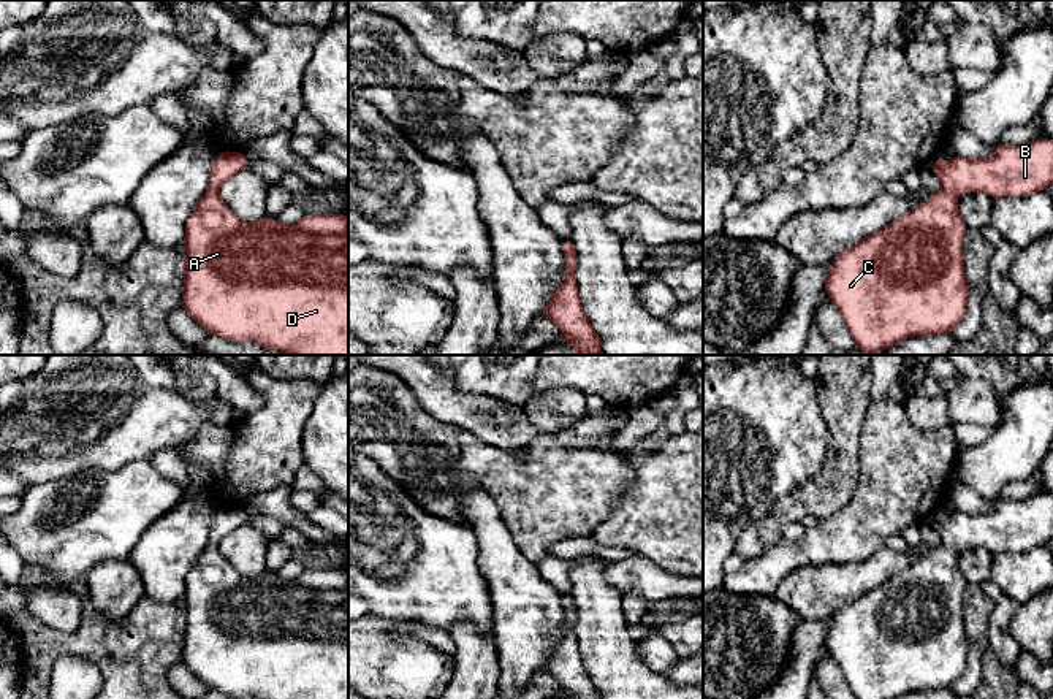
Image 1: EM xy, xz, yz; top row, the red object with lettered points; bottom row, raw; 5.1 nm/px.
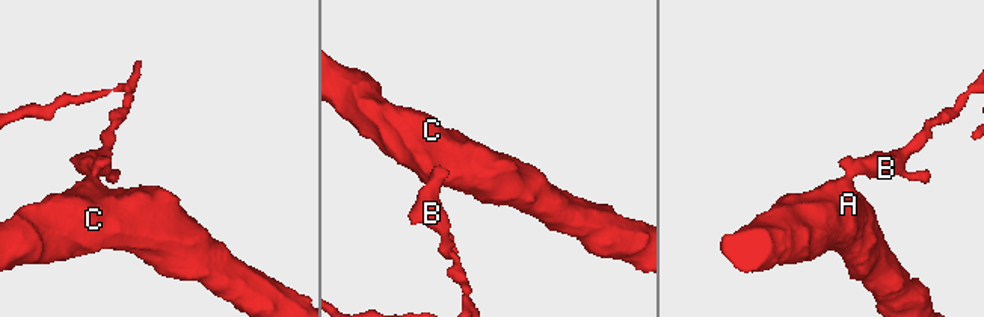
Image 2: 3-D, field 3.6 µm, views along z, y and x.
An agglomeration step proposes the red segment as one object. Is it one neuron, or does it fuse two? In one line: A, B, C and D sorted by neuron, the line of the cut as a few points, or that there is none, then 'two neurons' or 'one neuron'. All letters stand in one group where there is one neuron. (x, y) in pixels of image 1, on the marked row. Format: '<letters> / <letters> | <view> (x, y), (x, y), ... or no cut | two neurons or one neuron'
A B C D | no cut | one neuron

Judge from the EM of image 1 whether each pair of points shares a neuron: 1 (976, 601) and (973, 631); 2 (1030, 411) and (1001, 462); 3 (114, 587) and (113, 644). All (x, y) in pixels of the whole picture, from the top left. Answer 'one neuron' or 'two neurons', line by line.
1: one neuron
2: one neuron
3: two neurons

